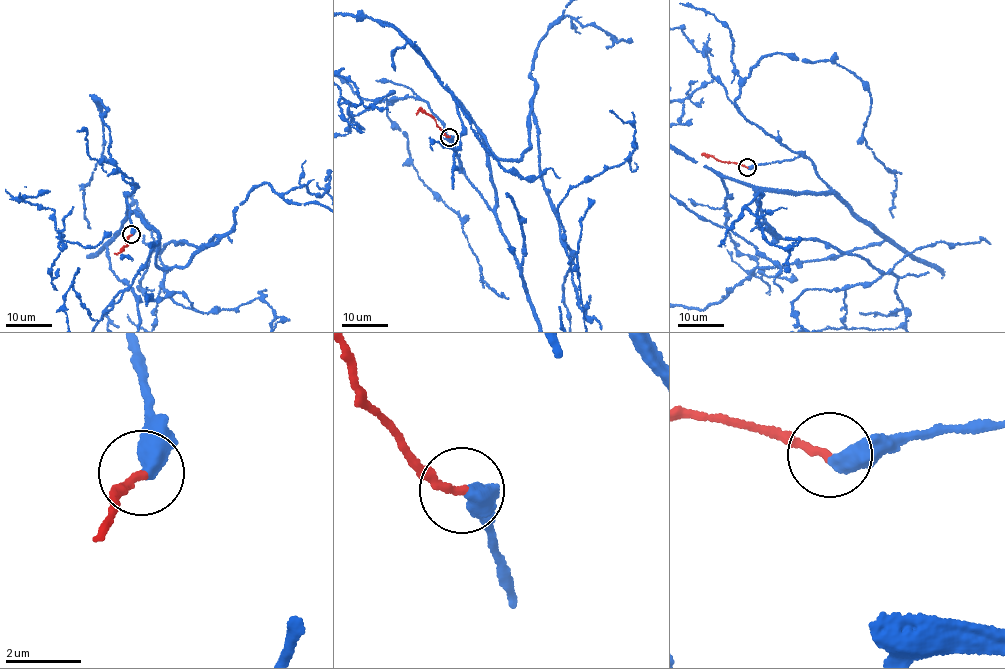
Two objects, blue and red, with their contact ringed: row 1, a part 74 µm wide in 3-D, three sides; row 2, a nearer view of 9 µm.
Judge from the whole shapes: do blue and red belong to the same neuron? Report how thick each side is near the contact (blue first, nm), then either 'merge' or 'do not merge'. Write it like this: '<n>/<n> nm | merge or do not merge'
500/200 nm | merge

